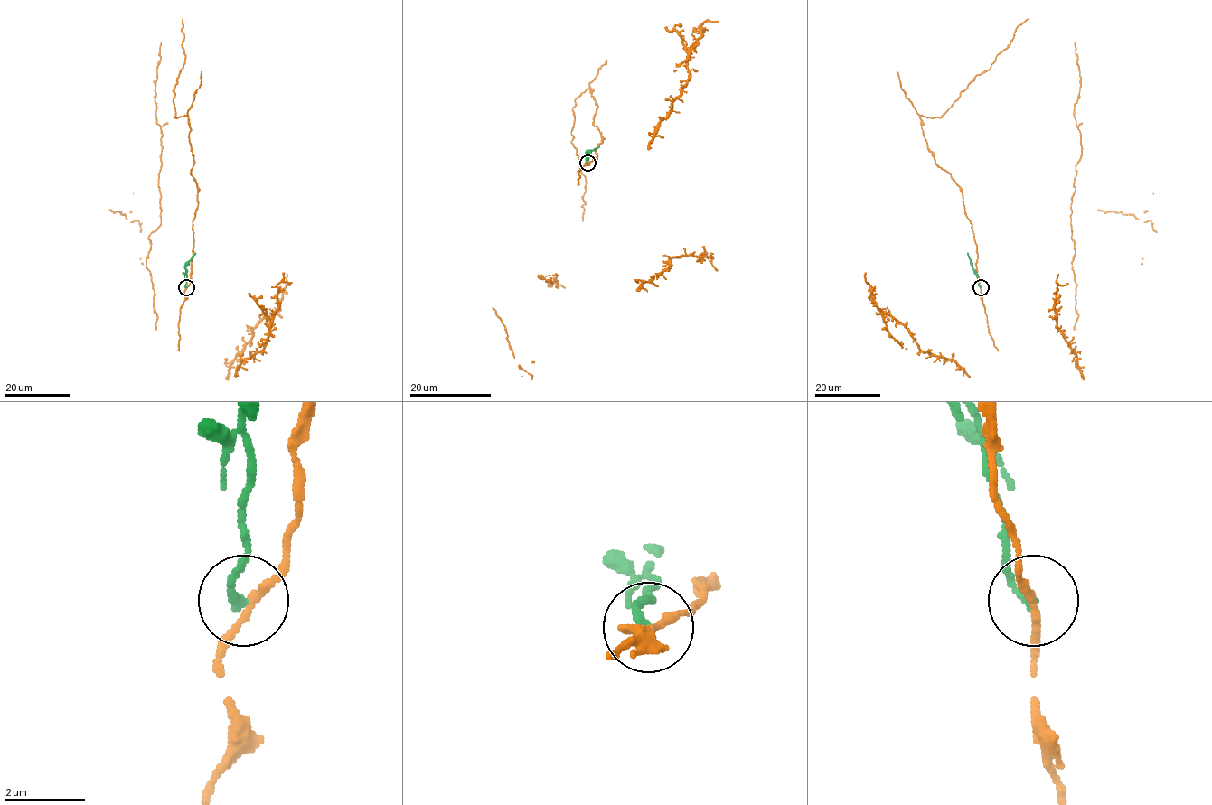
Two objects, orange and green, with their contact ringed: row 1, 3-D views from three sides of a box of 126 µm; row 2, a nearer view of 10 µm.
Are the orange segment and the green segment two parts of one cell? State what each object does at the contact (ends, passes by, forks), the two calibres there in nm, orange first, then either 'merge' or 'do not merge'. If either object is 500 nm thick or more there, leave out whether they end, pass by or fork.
orange passes by; green ends there; 170 nm thick on the orange side, 170 nm on the other; do not merge

